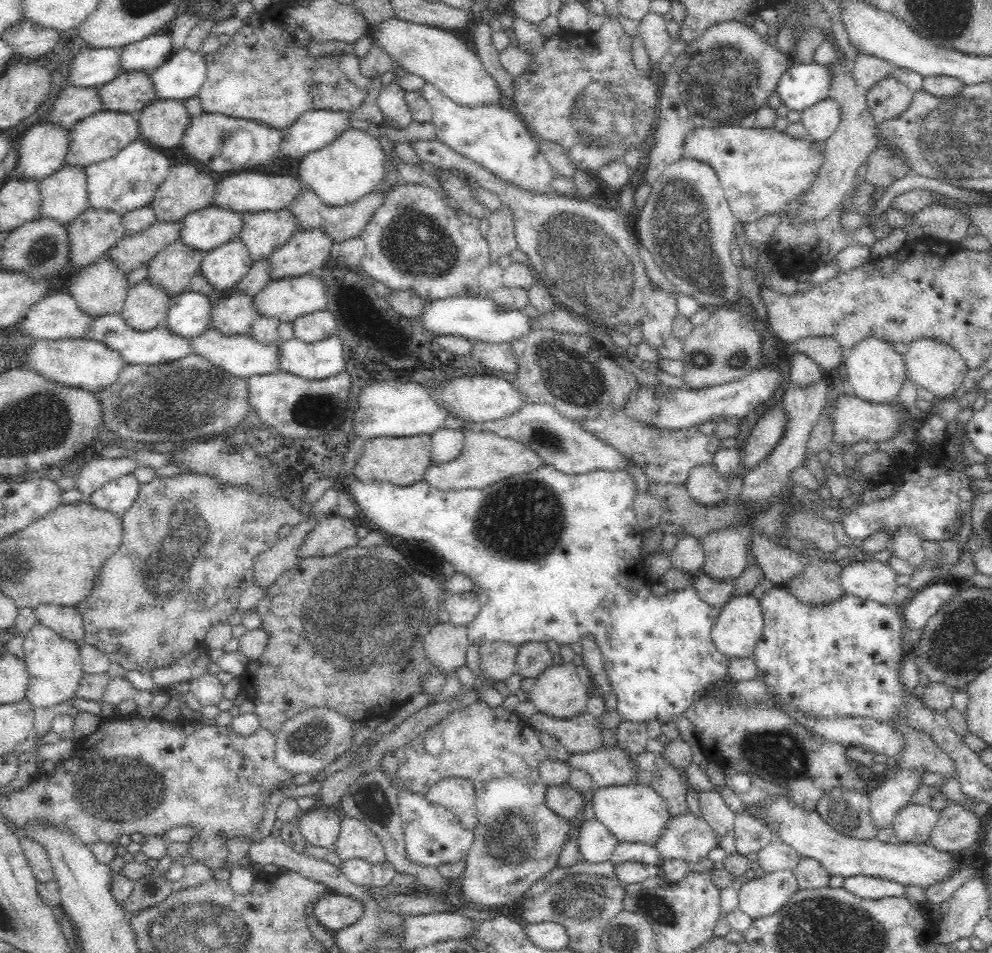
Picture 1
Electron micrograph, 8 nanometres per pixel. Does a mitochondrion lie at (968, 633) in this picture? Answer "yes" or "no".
yes

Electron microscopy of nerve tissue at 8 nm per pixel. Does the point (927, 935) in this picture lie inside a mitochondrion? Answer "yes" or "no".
no

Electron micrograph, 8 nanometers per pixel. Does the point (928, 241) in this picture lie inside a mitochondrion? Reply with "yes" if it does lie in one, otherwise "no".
no

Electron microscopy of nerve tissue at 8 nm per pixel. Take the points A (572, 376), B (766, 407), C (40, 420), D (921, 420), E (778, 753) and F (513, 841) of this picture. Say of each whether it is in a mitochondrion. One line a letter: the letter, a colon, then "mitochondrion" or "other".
A: mitochondrion
B: other
C: mitochondrion
D: other
E: mitochondrion
F: mitochondrion

